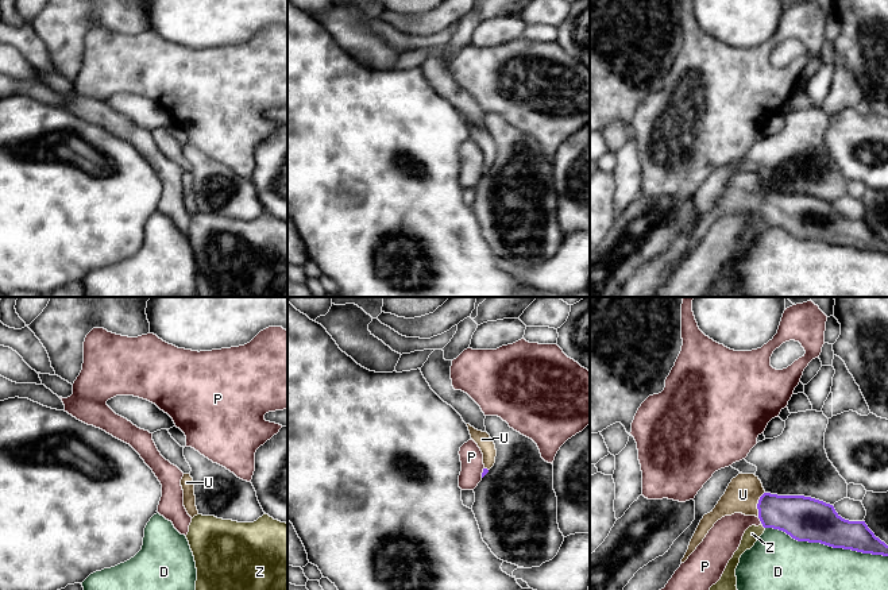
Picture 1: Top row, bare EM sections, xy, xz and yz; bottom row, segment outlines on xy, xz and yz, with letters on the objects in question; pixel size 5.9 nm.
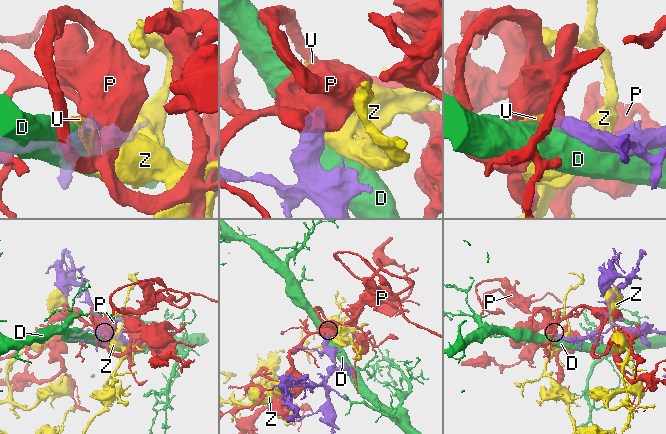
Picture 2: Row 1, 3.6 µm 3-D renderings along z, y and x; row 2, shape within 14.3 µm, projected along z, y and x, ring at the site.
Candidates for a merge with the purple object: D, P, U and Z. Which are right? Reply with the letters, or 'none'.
U

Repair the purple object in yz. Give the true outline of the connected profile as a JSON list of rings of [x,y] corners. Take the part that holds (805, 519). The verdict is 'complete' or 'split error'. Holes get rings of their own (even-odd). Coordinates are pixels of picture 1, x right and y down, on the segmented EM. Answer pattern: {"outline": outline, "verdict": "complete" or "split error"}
{"outline": [[[741,473],[731,479],[715,508],[700,520],[682,563],[718,520],[734,513],[756,516],[764,528],[783,531],[798,541],[888,556],[888,545],[875,536],[865,521],[845,520],[833,505],[811,497],[767,493],[758,477]]], "verdict": "split error"}

